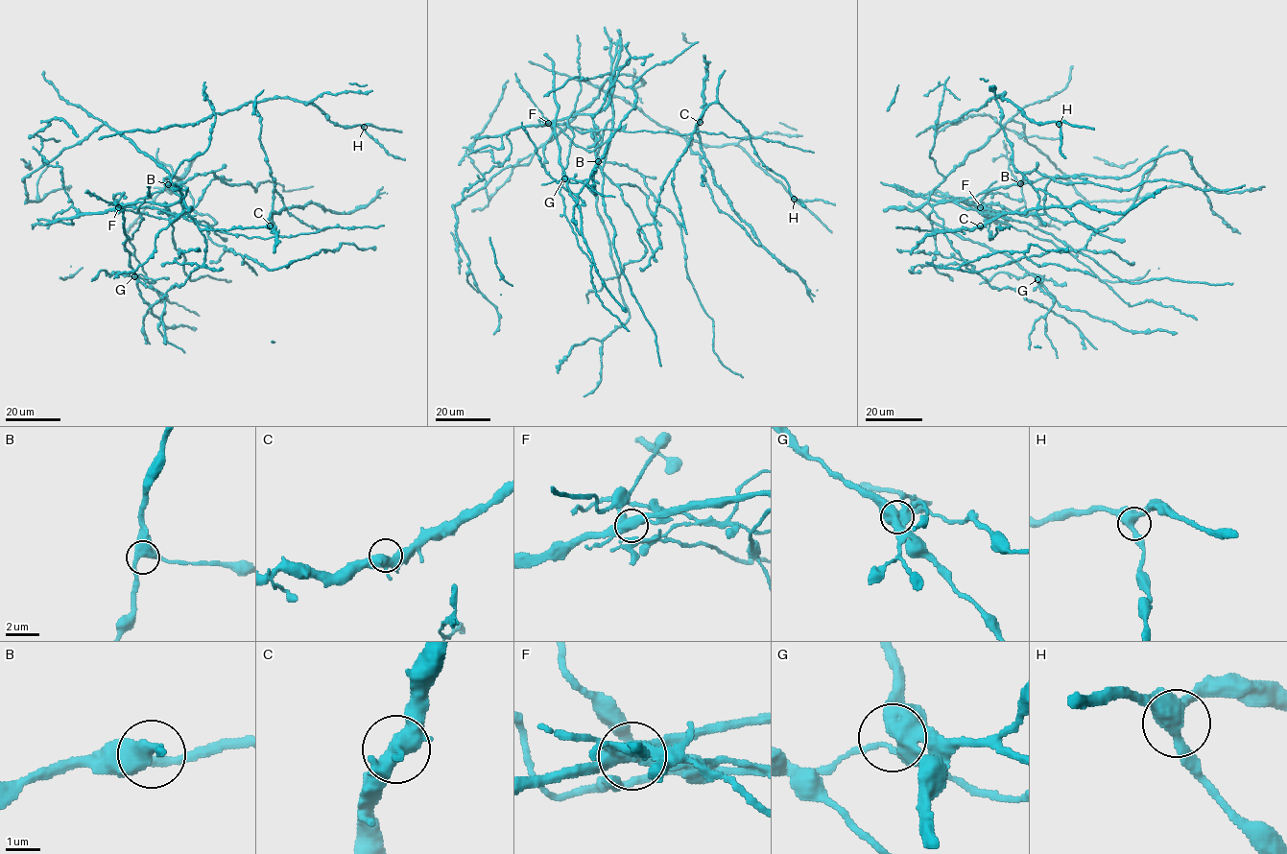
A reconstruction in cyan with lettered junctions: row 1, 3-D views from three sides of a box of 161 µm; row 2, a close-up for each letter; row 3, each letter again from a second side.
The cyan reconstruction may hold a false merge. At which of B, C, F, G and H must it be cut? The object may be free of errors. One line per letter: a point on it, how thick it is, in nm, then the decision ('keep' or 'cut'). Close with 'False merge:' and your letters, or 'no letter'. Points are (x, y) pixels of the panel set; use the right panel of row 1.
B: at (1020, 183); 440 nm thick; keep
C: at (980, 225); 440 nm thick; keep
F: at (980, 207); 440 nm thick; cut
G: at (1037, 279); 480 nm thick; keep
H: at (1059, 124); 440 nm thick; keep
False merge: F

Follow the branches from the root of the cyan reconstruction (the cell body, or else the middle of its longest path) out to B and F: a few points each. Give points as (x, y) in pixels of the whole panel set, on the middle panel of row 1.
B: (605, 106), (609, 104), (613, 117), (603, 132), (598, 161)
F: (605, 106), (595, 113), (573, 115), (548, 123)

